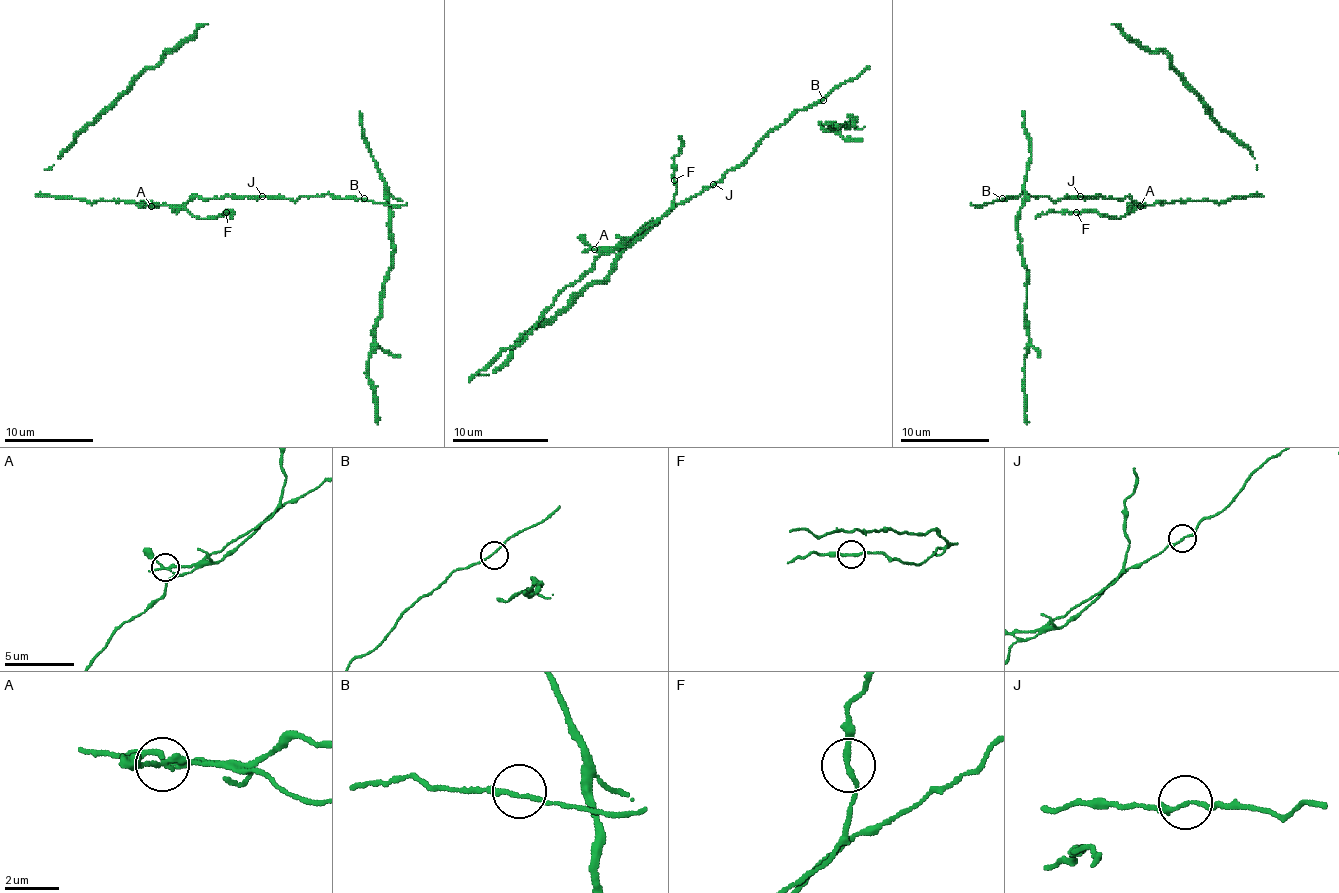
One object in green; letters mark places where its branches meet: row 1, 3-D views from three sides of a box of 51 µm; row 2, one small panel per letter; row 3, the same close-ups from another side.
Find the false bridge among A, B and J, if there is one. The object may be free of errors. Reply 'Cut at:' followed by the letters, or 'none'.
Cut at: A

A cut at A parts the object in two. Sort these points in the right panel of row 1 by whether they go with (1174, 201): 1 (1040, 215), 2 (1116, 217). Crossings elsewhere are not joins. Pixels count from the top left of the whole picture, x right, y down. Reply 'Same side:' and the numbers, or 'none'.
Same side: none

